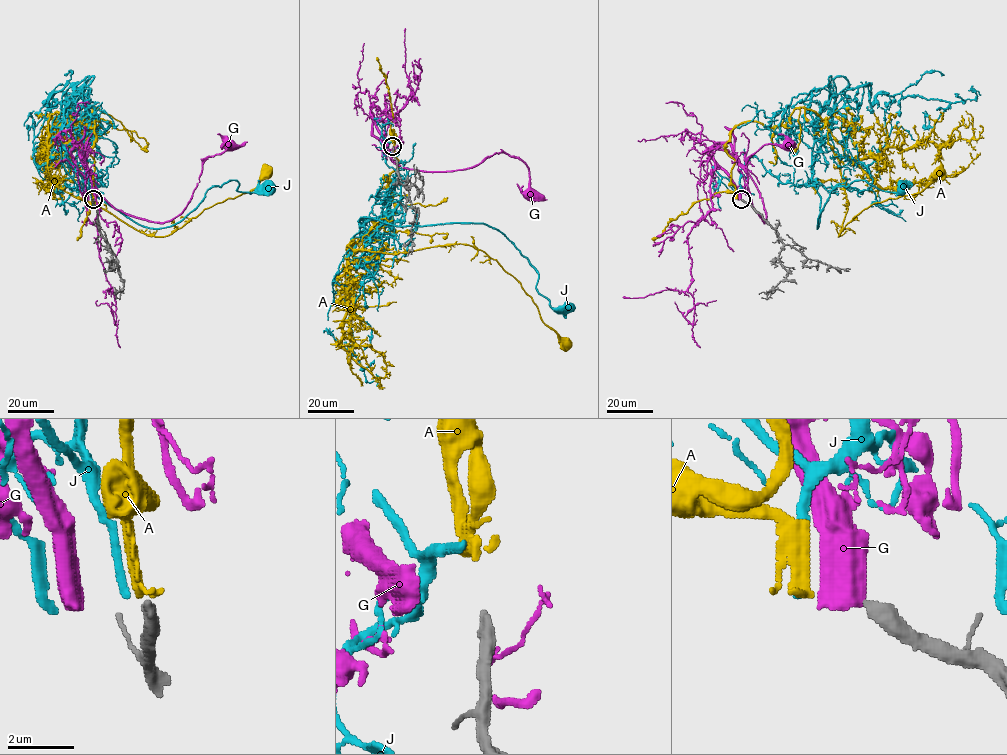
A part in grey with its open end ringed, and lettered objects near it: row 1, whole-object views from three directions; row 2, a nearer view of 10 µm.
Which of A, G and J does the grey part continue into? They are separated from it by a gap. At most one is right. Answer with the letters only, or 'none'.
A

